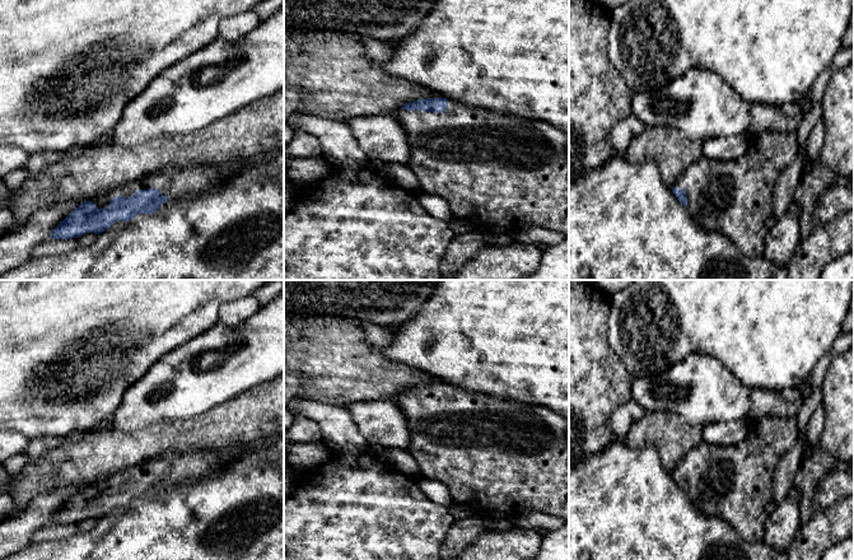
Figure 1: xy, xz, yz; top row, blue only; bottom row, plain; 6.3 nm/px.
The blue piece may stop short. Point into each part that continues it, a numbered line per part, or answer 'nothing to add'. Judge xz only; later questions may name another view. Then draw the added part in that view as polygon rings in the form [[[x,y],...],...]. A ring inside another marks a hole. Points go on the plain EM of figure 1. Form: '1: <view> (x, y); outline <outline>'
1: xz (494, 454); outline [[[448,387],[444,397],[423,397],[398,395],[391,400],[405,414],[410,430],[409,453],[414,457],[419,466],[419,473],[428,480],[438,480],[443,482],[453,499],[459,504],[467,504],[476,514],[484,512],[498,512],[514,518],[522,513],[537,510],[547,515],[554,515],[569,521],[569,420],[555,411],[510,400],[490,397],[485,393],[467,392],[457,387]]]

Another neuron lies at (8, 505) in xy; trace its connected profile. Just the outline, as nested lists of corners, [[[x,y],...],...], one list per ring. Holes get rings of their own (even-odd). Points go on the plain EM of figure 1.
[[[0,493],[0,521],[15,513],[15,500],[8,493]]]

